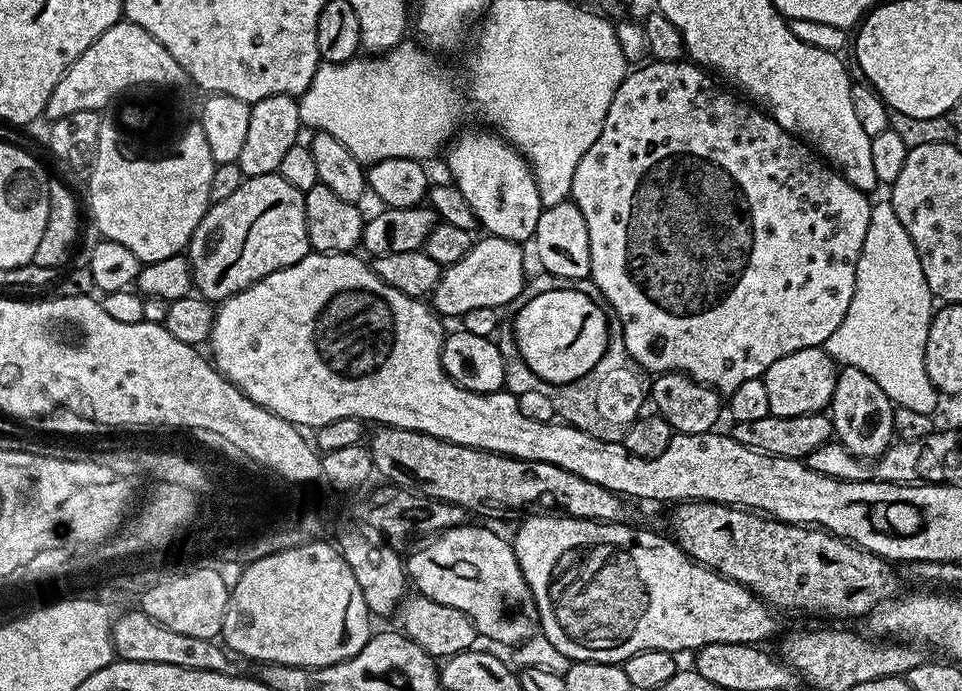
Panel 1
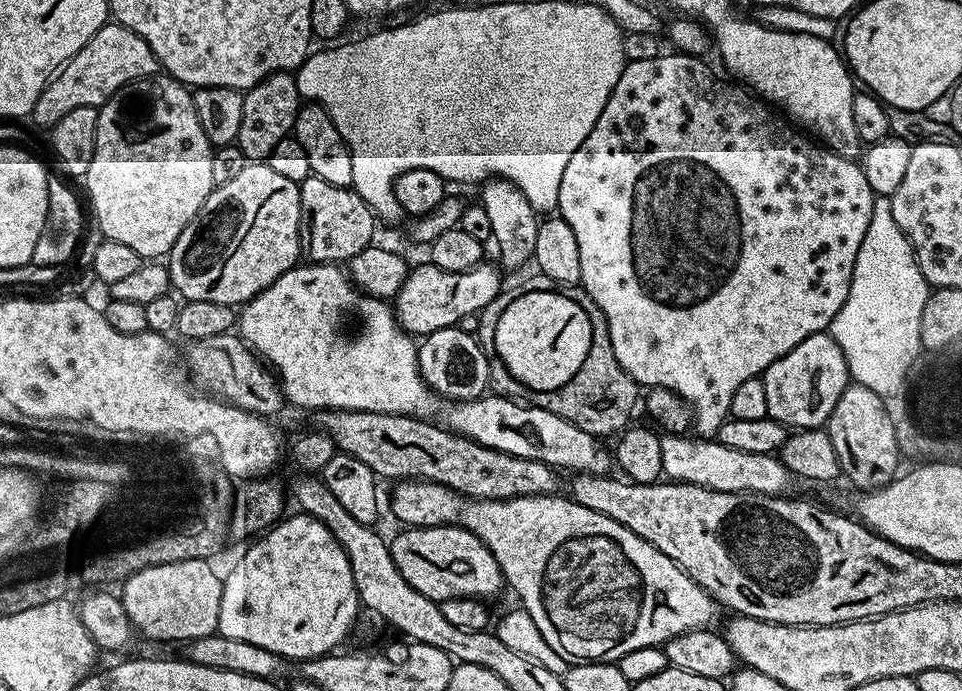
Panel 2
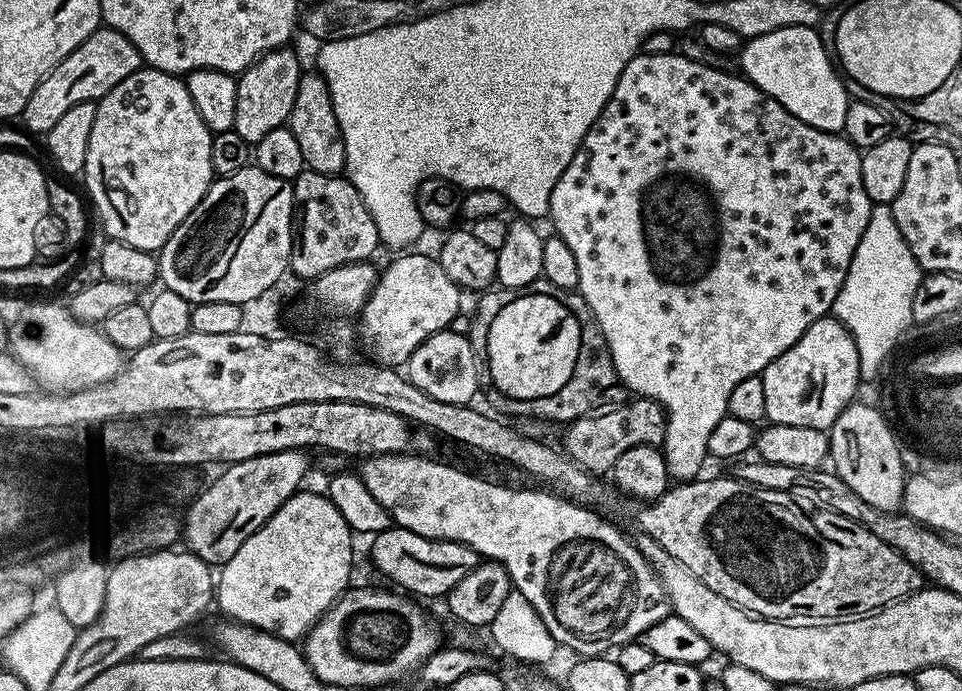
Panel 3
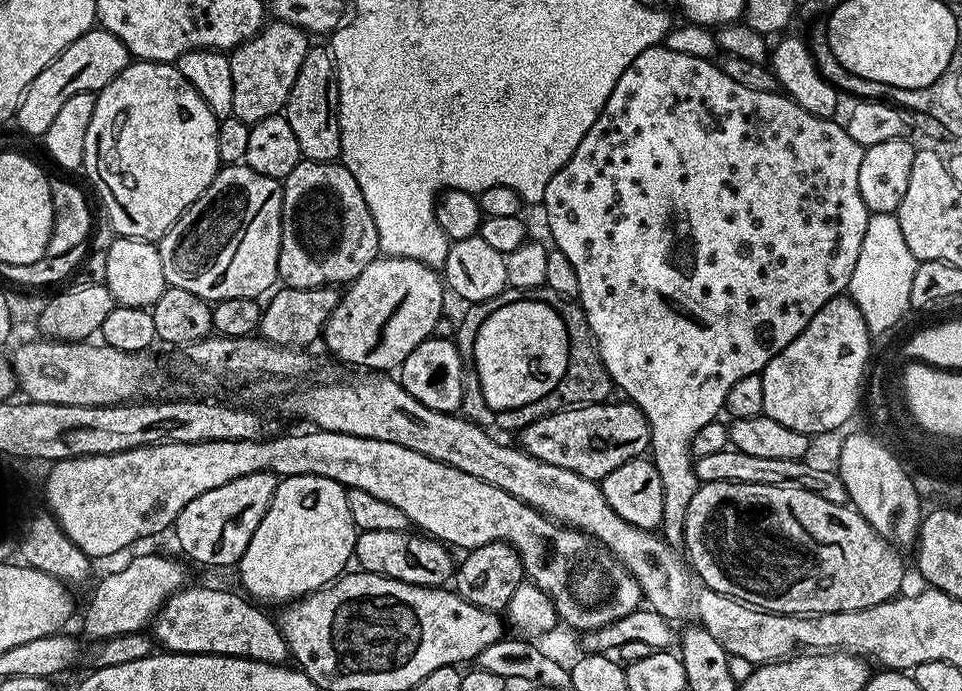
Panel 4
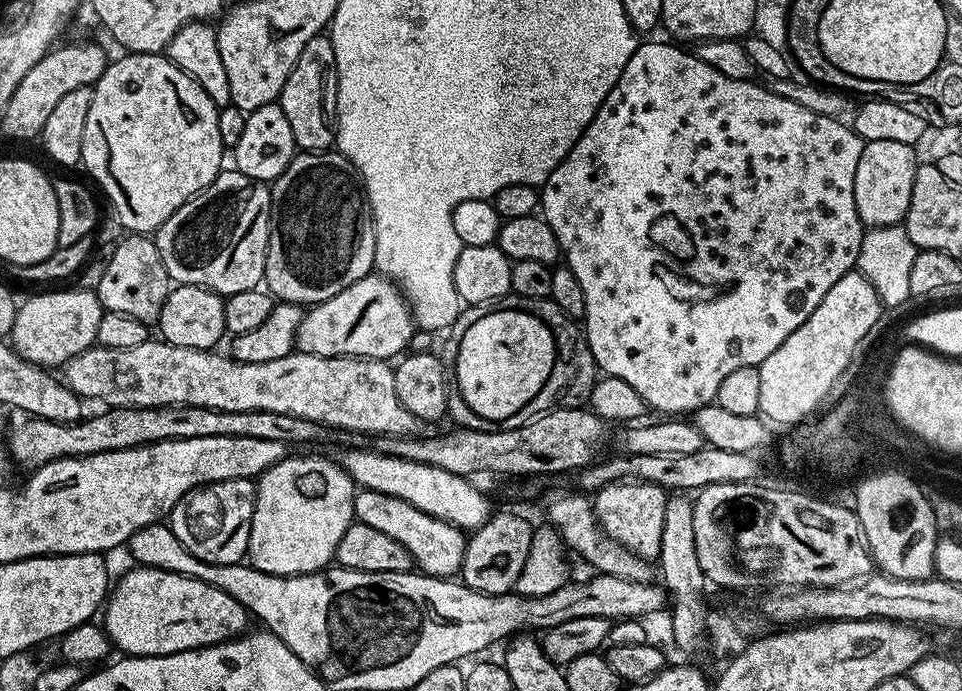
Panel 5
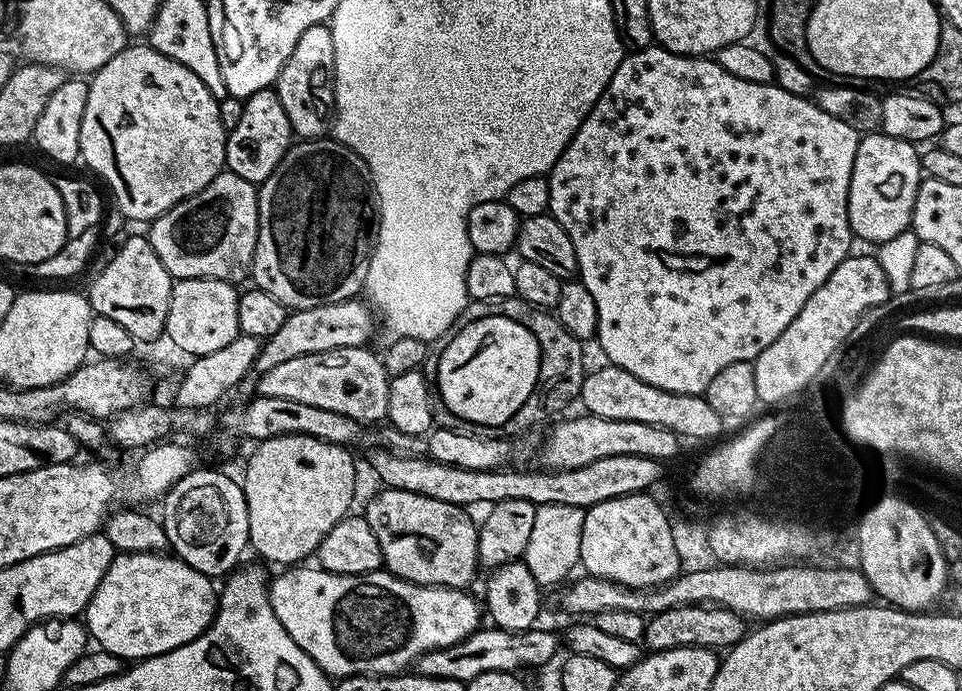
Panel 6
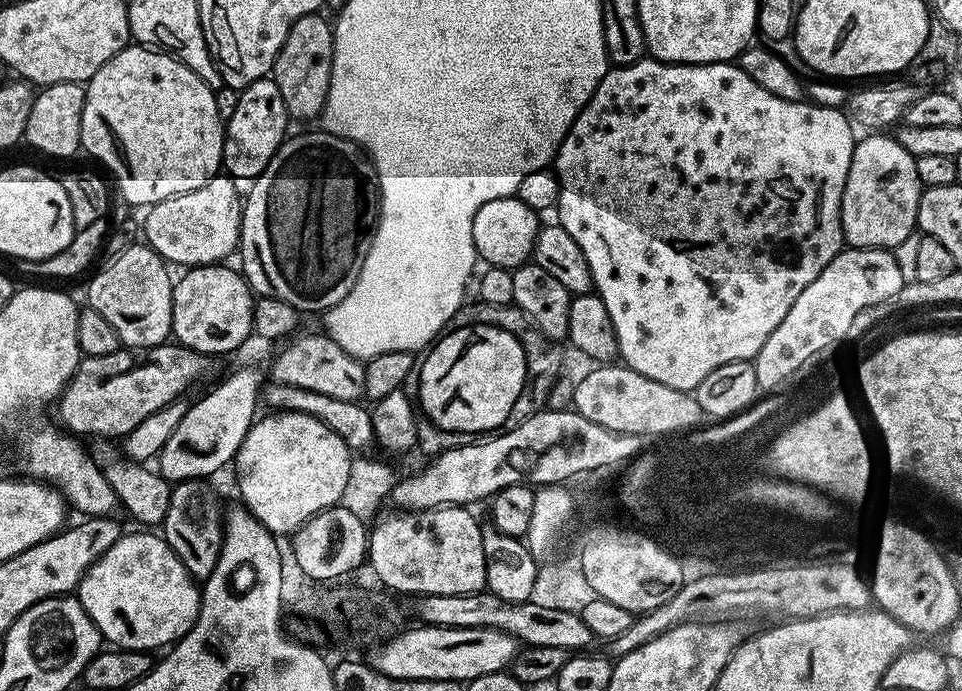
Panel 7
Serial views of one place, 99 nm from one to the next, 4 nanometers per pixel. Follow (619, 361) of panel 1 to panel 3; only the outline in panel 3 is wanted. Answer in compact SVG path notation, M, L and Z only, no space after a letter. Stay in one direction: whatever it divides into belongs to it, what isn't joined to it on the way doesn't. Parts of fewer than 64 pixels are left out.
M579 291L563 293L564 304L569 310L576 313L580 323L580 346L576 369L570 374L570 382L561 389L559 395L534 398L533 400L501 399L499 415L508 416L537 416L540 420L556 420L561 416L564 422L579 420L582 416L593 415L595 410L611 410L626 400L626 389L621 384L618 374L614 370L614 362L610 358L610 350L606 346L606 338L598 326L598 322L592 316L592 312L586 306Z

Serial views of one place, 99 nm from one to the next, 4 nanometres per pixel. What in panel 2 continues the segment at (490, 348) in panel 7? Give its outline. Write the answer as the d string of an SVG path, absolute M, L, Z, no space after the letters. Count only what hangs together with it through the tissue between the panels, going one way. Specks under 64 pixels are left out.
M552 290L556 292L524 292L521 296L513 298L509 304L505 303L501 310L501 317L498 318L497 329L494 332L495 355L500 355L500 360L504 363L504 368L517 380L520 384L525 384L528 390L532 392L552 392L556 388L562 388L566 382L570 382L570 378L574 378L574 374L578 374L578 370L585 361L586 354L589 353L589 348L592 346L592 317L589 309L584 309L576 300L571 300L568 296L563 296L563 291Z

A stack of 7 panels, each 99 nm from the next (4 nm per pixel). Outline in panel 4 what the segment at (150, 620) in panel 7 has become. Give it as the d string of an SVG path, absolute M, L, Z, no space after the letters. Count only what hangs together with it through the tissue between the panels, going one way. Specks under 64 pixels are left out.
M181 588L161 606L150 625L155 643L165 644L168 647L165 649L172 654L237 656L267 664L284 664L290 653L279 623L273 617L271 620L263 607L236 592L223 592L220 588Z

